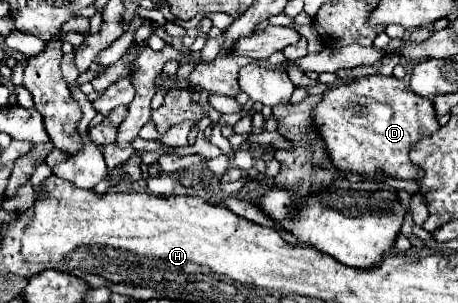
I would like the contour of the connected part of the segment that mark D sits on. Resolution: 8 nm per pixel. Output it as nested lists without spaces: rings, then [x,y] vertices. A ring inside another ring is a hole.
[[[371,75],[351,85],[329,89],[317,105],[317,125],[325,135],[333,163],[341,171],[373,179],[377,175],[393,179],[423,179],[423,169],[409,161],[409,149],[423,137],[439,129],[433,103],[415,95],[401,79]]]

